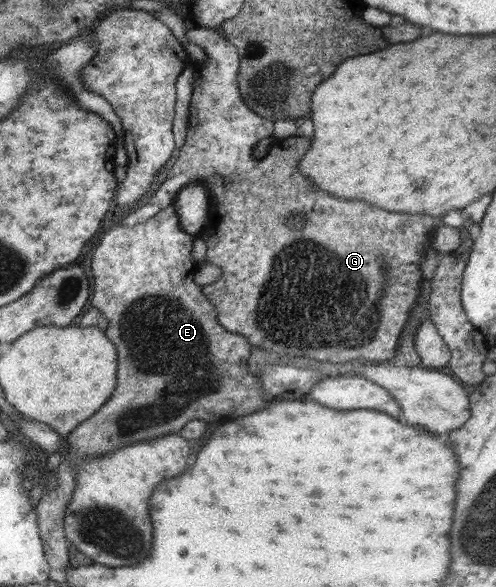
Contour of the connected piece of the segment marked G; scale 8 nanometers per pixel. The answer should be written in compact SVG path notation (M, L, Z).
M188 26L186 37L188 42L203 49L204 54L207 55L207 61L198 65L193 71L193 87L189 102L189 123L184 144L178 148L179 150L174 157L173 163L168 167L167 177L152 194L152 197L145 205L139 206L134 212L124 217L120 225L132 227L143 224L147 218L158 214L163 208L172 205L183 186L190 182L200 182L210 191L211 206L210 213L208 214L209 218L207 219L208 224L197 237L206 245L204 263L216 264L221 270L219 278L208 285L204 285L202 291L209 299L211 305L218 311L219 325L224 330L244 336L247 342L252 342L252 346L256 346L256 348L272 350L272 352L278 352L278 354L288 354L290 352L290 356L300 356L300 350L302 350L302 356L316 358L316 360L326 360L326 362L344 362L344 360L352 360L352 358L364 358L364 360L360 361L366 362L392 360L402 329L408 320L408 312L410 312L412 303L416 300L416 296L419 293L418 286L421 286L420 280L422 280L422 276L420 276L420 258L425 256L424 252L426 252L426 248L429 248L428 244L422 244L422 242L430 242L430 232L434 231L434 220L432 220L431 216L426 216L425 214L420 214L420 216L390 214L386 210L368 206L364 202L344 202L344 200L336 198L335 195L318 190L311 184L311 178L303 174L298 167L298 162L300 162L310 148L310 138L308 137L302 138L295 135L288 137L273 146L263 158L253 159L251 156L253 144L258 142L258 140L262 140L262 138L272 137L274 122L260 117L255 112L252 112L247 104L242 103L236 84L238 55L234 46L222 36L220 31L204 29L204 27Z

